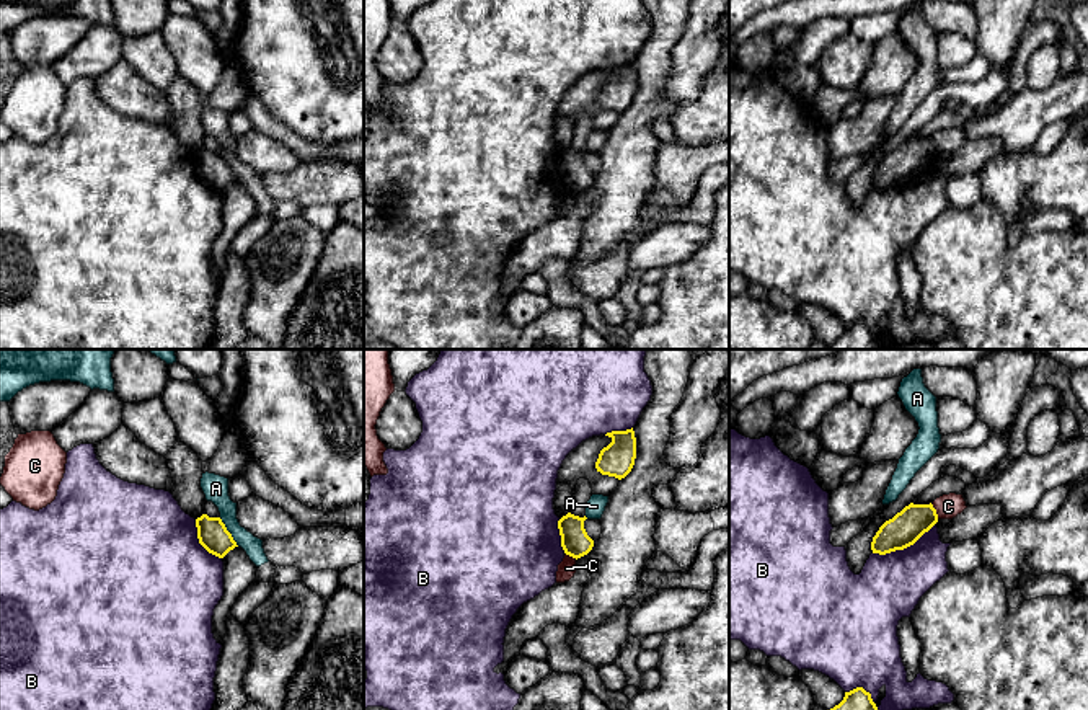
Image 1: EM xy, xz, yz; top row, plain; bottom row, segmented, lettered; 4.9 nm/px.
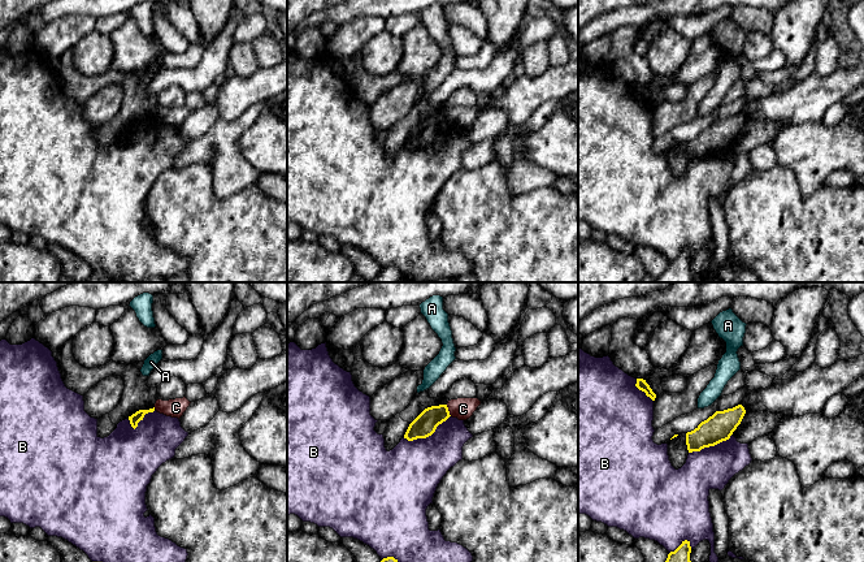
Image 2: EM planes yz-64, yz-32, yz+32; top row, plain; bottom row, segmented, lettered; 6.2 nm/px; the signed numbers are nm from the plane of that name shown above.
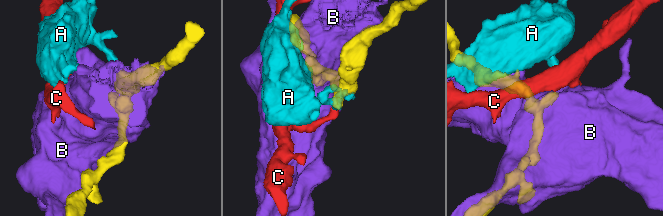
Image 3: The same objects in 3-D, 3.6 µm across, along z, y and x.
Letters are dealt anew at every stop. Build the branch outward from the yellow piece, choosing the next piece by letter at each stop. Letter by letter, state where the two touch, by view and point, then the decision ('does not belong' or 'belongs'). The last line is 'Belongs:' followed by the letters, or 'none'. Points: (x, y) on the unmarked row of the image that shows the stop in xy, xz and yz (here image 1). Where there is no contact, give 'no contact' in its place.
A: meets yellow in xy at (229, 167); does not belong
B: meets yellow in yz at (904, 181); does not belong
C: meets yellow in yz at (935, 146); does not belong
Belongs: none

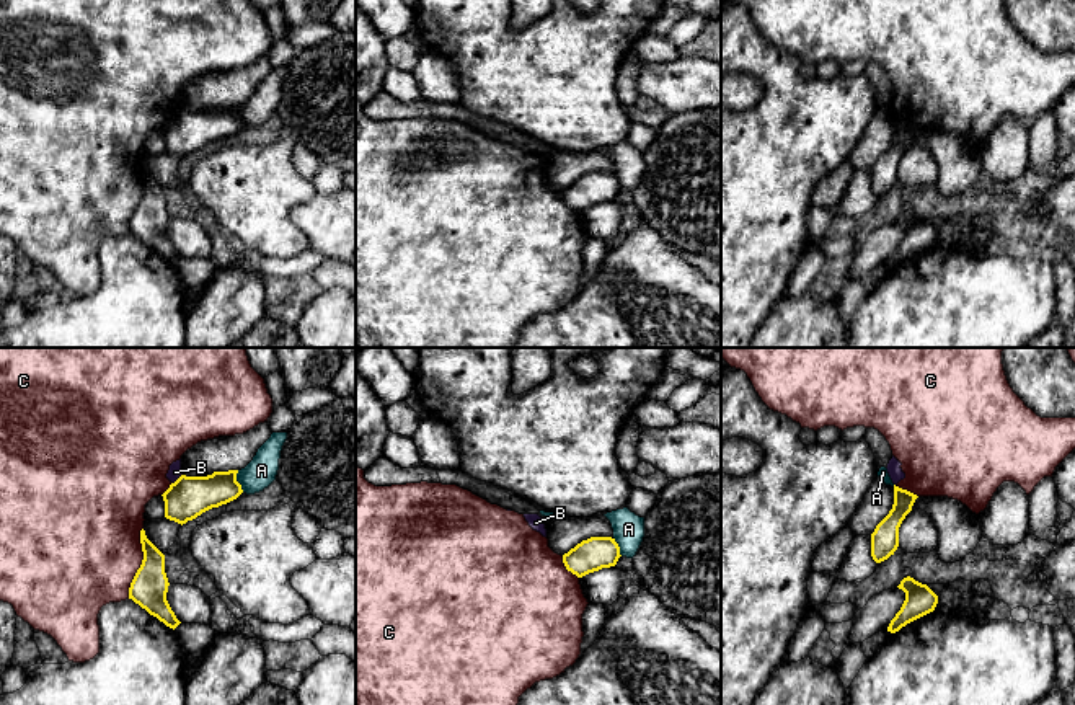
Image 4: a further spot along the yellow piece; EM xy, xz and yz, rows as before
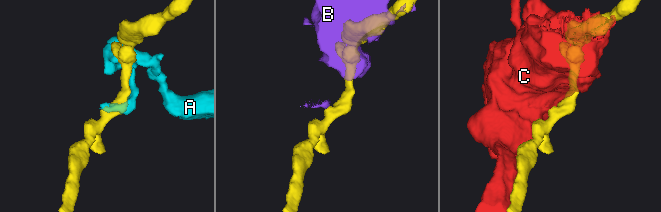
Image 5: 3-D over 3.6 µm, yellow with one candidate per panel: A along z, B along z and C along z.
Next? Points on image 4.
A: meets yellow in xy at (237, 116); does not belong
B: meets yellow in xy at (178, 113); does not belong
C: meets yellow in xy at (142, 198); does not belong
Belongs: none

